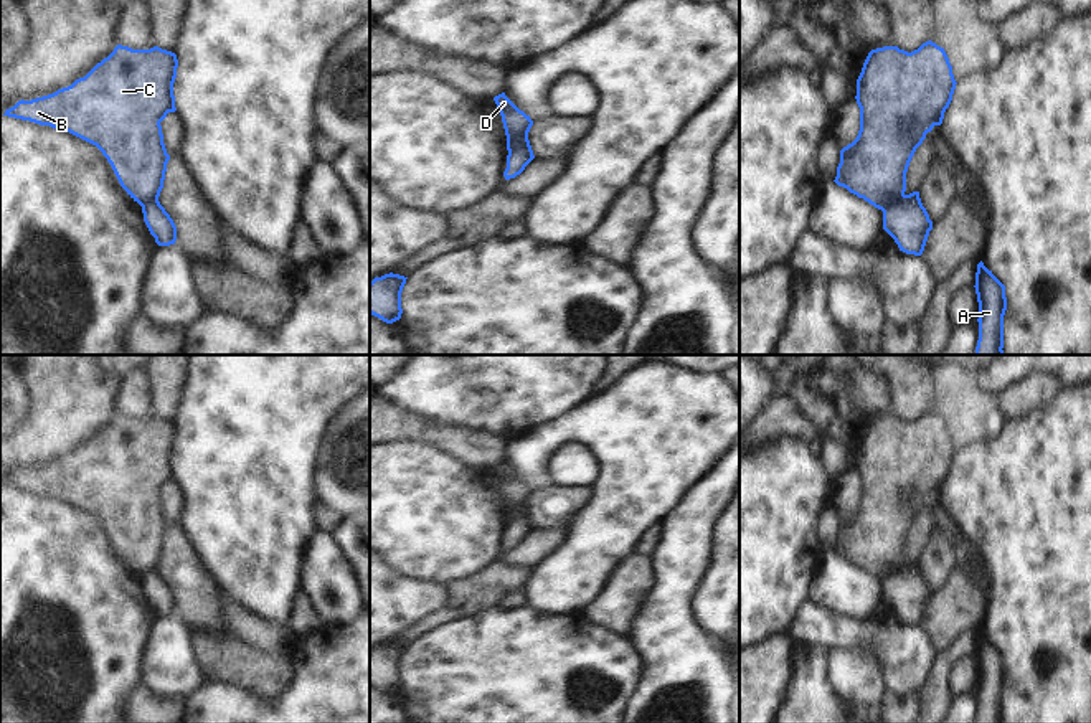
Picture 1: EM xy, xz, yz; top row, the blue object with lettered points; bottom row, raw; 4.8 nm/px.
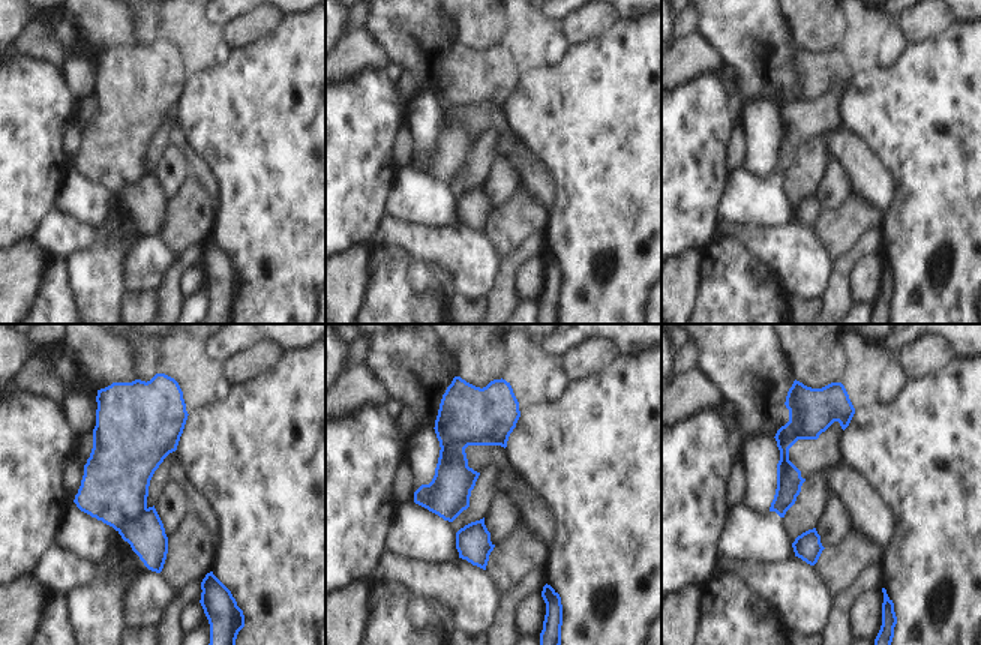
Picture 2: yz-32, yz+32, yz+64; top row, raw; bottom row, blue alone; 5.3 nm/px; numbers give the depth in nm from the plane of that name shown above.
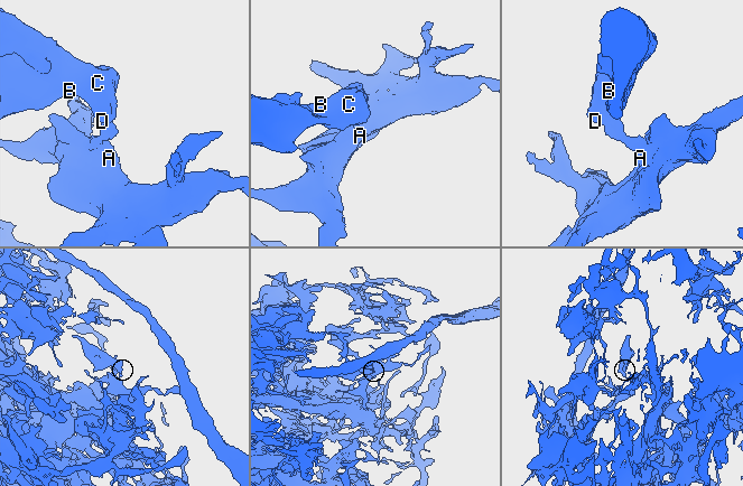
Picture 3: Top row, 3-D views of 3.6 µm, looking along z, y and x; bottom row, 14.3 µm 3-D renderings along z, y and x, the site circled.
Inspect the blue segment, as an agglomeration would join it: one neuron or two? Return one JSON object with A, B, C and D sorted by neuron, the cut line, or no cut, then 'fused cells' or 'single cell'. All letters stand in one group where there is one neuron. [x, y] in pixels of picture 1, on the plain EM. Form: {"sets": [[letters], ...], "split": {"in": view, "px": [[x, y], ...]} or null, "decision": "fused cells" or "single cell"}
{"sets": [["A"], ["B", "C", "D"]], "split": {"in": "yz", "px": [[905, 565], [892, 570], [882, 580]]}, "decision": "fused cells"}

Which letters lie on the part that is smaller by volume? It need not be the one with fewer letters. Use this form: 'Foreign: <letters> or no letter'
Foreign: B, C, D

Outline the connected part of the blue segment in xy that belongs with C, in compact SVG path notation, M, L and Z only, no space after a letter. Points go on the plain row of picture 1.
M117 414L84 447L53 464L18 470L3 485L63 499L96 515L111 533L120 556L140 576L158 569L170 525L163 513L160 492L175 482L173 452L177 424L158 416L132 419Z

